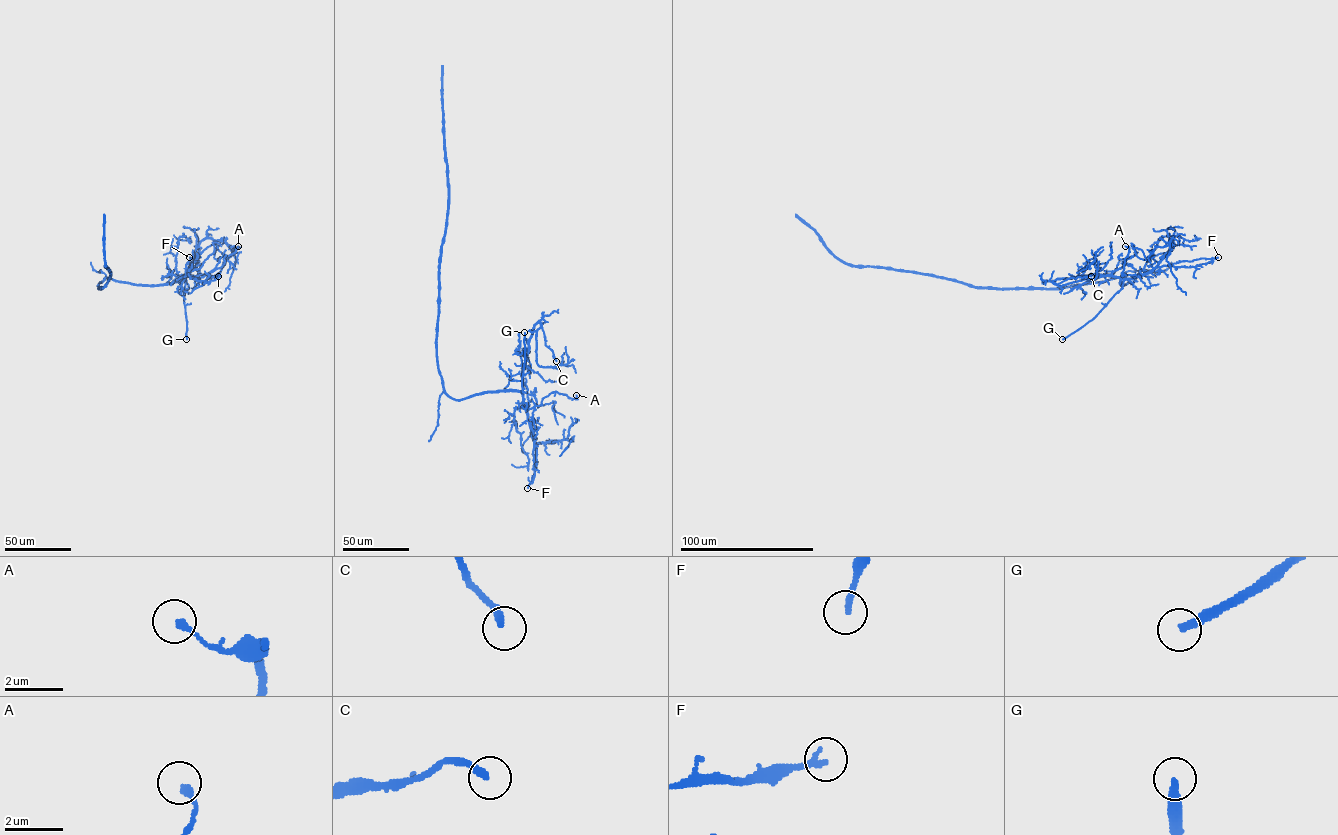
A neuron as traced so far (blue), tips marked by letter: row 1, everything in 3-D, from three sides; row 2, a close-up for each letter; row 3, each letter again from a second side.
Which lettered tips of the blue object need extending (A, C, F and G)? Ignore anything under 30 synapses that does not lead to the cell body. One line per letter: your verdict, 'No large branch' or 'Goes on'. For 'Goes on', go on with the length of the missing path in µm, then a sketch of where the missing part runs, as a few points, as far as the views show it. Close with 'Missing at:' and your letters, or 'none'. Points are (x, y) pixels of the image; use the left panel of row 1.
A: No large branch
C: No large branch
F: No large branch
G: Goes on. Missing length about 60 µm. Course of what is missing: (186, 339), (187, 346), (201, 330)
Missing at: G

